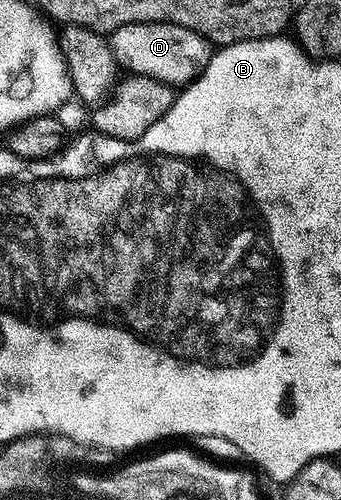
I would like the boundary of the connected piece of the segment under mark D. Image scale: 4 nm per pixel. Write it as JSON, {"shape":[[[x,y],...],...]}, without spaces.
{"shape":[[[128,23],[109,34],[108,40],[123,70],[140,77],[151,77],[171,87],[185,87],[197,79],[212,56],[209,41],[176,23]]]}

